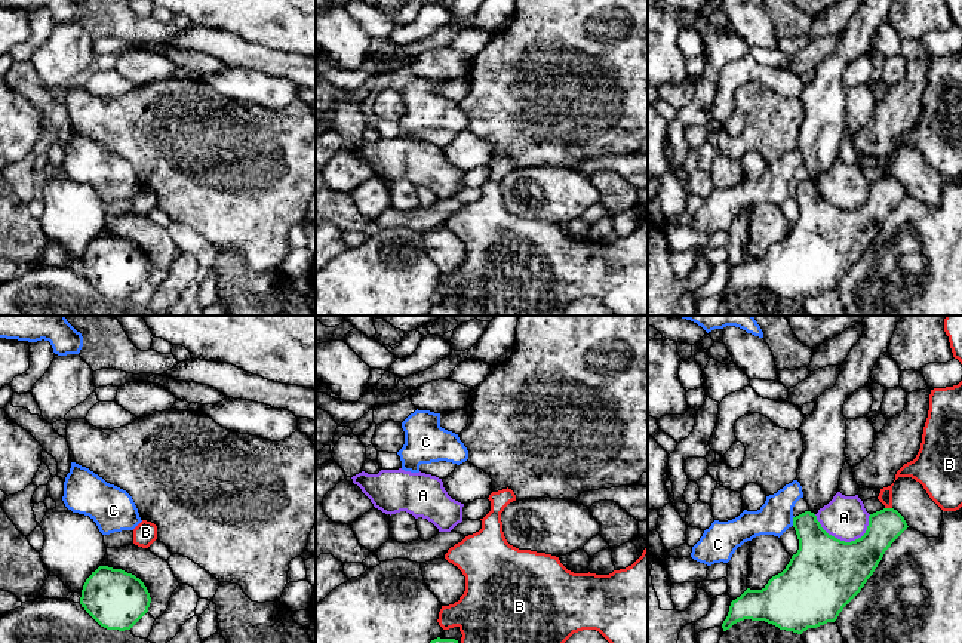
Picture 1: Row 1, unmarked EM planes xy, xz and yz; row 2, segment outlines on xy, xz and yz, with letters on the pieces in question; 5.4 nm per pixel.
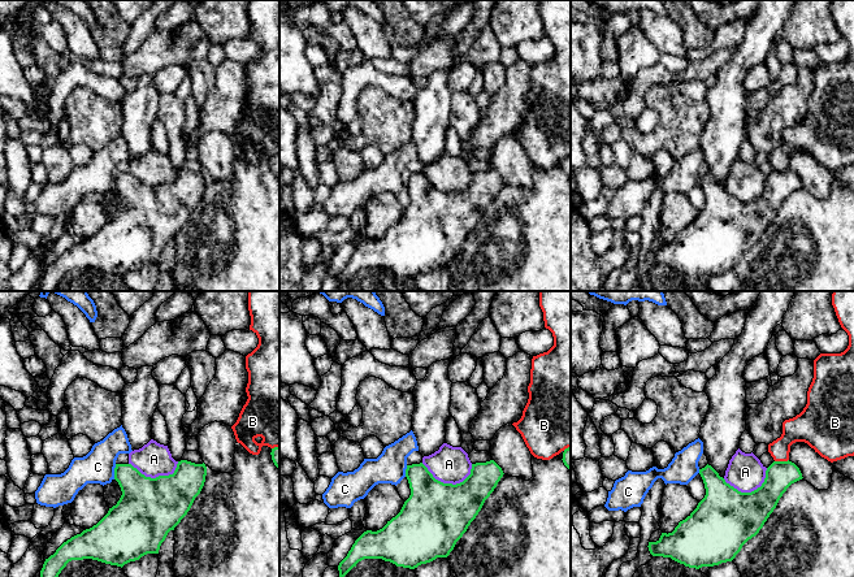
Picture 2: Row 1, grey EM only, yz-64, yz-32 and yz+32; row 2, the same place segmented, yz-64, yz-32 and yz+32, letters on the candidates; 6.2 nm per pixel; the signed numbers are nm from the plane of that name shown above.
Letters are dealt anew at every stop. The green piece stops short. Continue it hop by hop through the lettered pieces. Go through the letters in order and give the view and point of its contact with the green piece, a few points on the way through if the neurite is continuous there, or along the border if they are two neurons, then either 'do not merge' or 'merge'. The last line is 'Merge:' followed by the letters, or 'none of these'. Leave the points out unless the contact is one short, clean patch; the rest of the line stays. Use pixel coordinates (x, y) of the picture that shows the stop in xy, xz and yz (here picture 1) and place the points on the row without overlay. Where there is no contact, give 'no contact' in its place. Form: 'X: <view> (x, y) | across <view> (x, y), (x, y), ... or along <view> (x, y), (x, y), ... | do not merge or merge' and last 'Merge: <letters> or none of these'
A: yz (847, 211) | do not merge
B: yz (888, 177) | do not merge
C: yz (793, 188) | along yz (793, 184), (792, 193) | do not merge
Merge: none of these

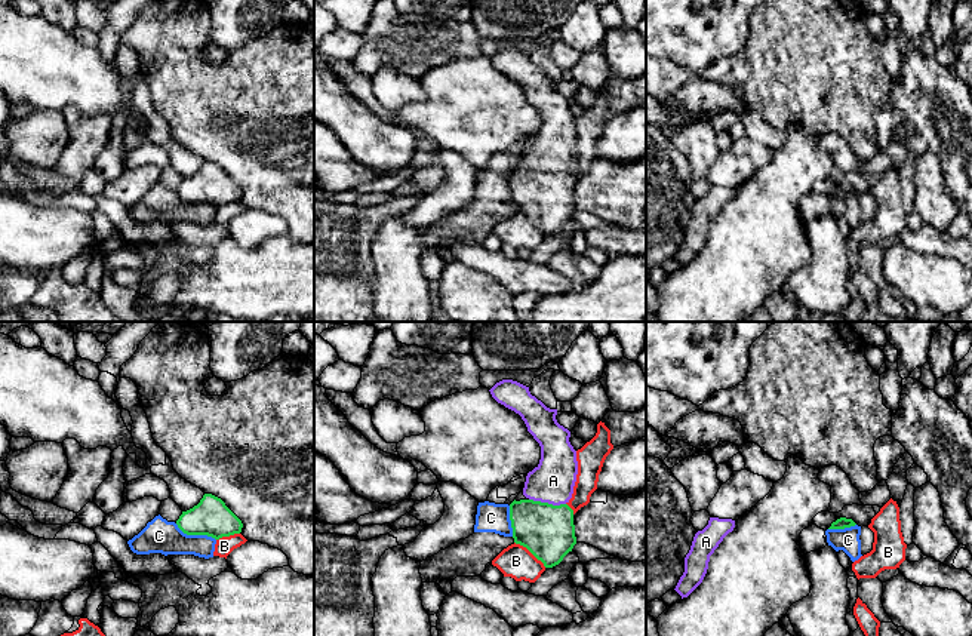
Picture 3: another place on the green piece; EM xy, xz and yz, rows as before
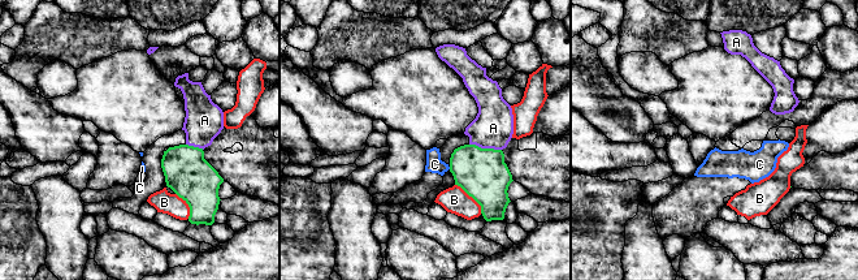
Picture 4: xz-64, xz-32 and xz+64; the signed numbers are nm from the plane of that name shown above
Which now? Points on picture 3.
A: xz (547, 171) | across xz (547, 199), (547, 171), (548, 154), (553, 148) | merge
B: xz (531, 220) | do not merge
C: xy (196, 202) | along xy (175, 191), (187, 202), (206, 202), (215, 208) | do not merge
Merge: A

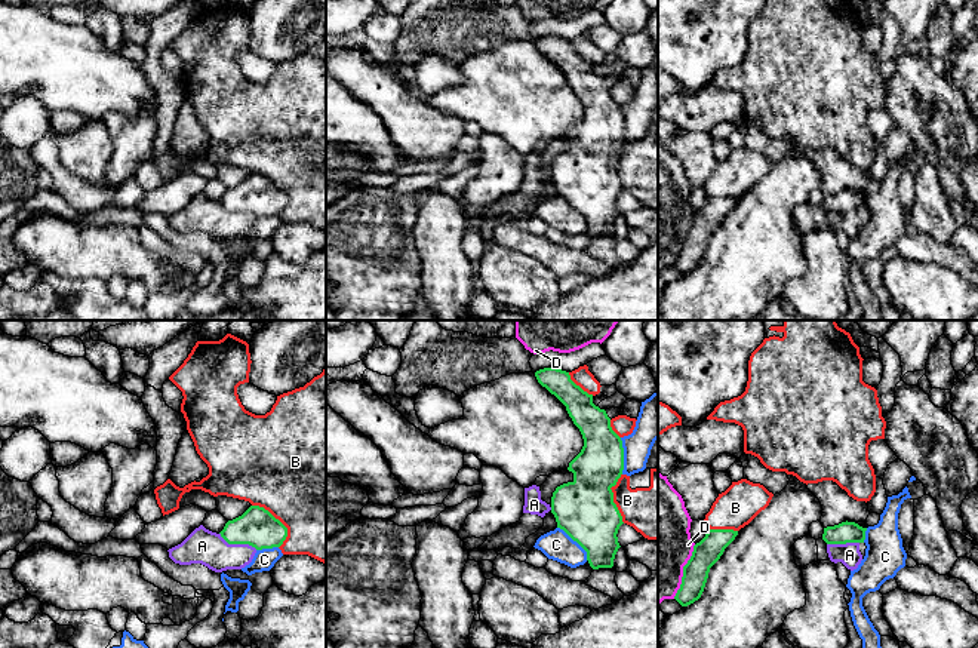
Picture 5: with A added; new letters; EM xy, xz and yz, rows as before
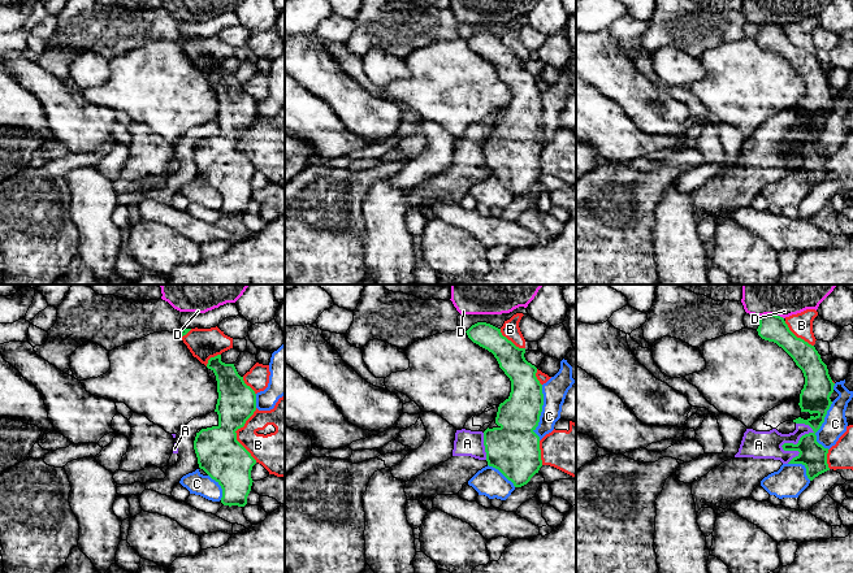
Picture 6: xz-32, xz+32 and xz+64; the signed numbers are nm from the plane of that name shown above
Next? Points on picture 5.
A: xy (237, 211) | along xy (220, 200), (228, 211), (248, 211), (257, 217) | do not merge
B: xy (279, 189) | do not merge
C: xz (575, 208) | do not merge
D: yz (683, 239) | do not merge
Merge: none of these

